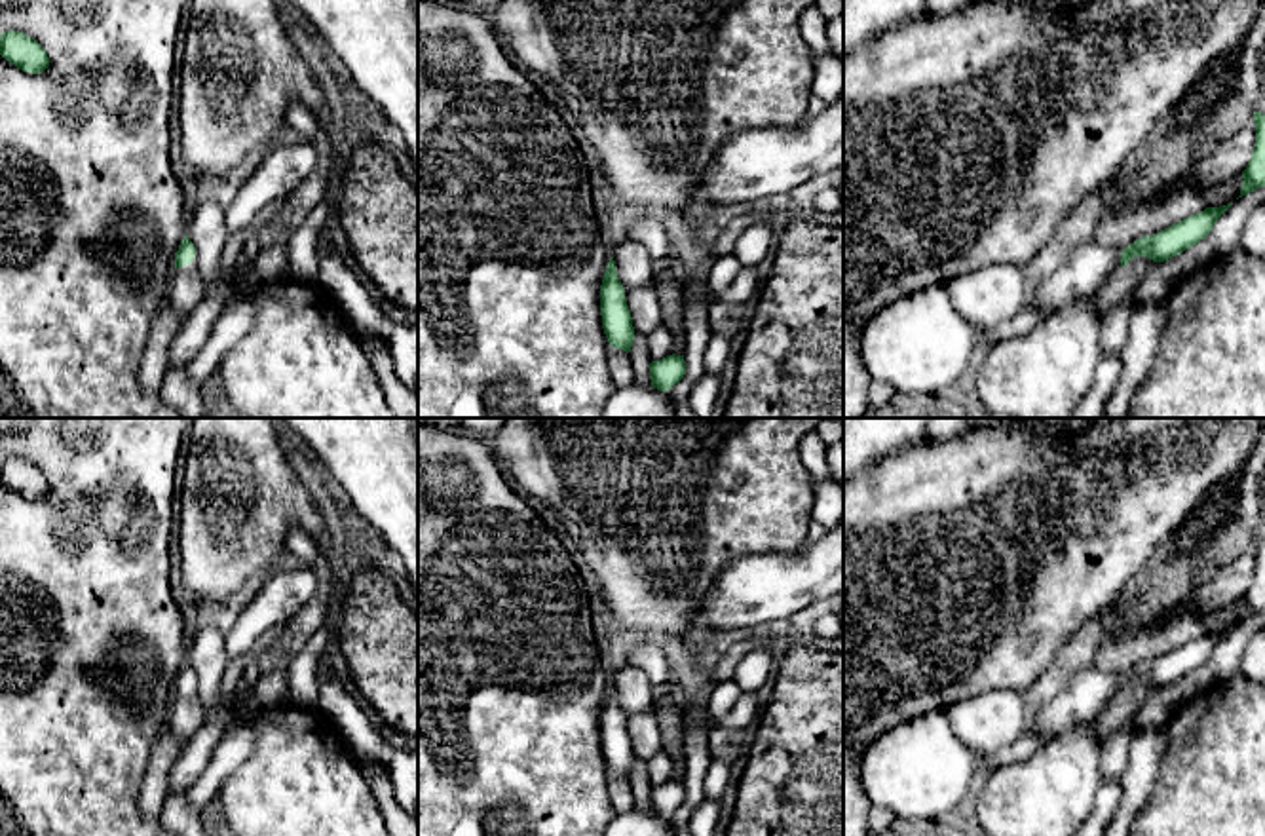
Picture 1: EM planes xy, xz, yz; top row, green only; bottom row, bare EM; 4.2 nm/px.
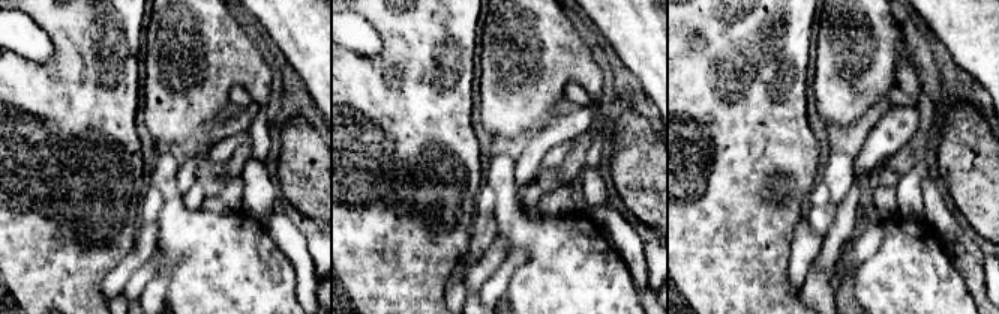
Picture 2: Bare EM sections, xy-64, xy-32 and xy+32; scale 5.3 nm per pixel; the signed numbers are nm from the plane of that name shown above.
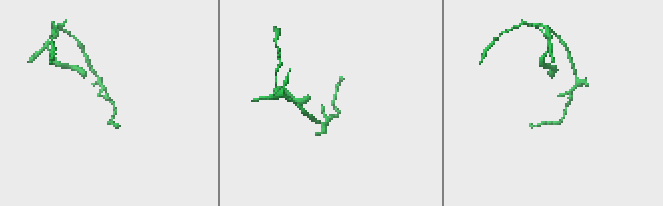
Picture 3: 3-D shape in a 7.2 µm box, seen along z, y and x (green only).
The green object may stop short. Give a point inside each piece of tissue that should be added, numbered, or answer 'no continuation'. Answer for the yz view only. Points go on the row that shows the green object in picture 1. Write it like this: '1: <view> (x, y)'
1: yz (1085, 268)

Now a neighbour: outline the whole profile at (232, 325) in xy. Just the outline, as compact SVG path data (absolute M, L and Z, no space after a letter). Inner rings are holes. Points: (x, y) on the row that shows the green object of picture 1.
M251 304L220 314L211 340L190 361L188 374L196 386L203 386L218 370L220 357L249 332L253 319L255 308Z

